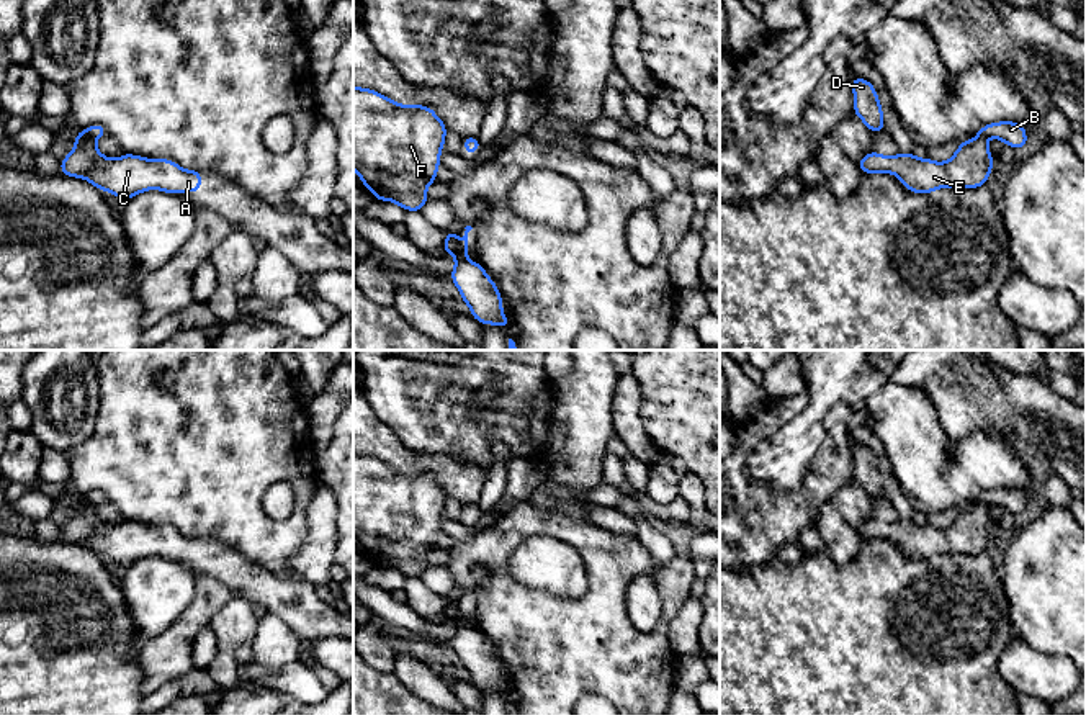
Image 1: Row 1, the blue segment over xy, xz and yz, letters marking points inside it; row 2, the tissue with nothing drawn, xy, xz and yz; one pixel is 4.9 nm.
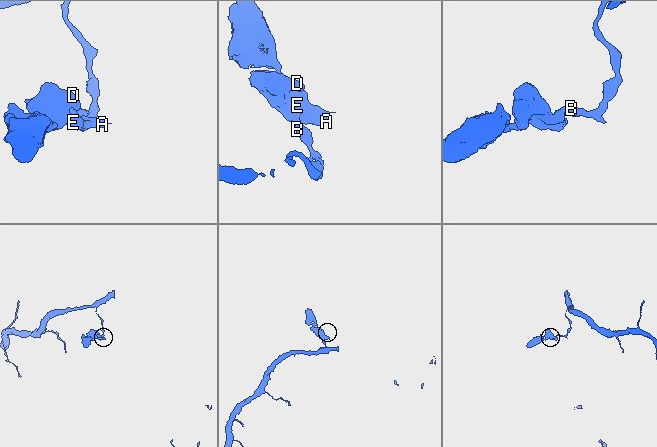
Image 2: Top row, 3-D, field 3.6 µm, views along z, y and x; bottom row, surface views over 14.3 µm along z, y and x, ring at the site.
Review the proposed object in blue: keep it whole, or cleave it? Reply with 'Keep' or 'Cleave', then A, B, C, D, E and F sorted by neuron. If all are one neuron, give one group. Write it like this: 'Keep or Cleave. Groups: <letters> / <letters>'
Cleave. Groups: A C D E F / B

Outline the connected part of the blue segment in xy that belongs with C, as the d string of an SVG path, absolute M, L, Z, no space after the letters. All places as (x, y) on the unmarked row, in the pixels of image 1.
M79 497L74 509L70 520L61 527L62 540L88 546L95 555L126 568L147 556L172 561L201 556L201 538L185 537L173 527L132 520L110 525L85 497Z

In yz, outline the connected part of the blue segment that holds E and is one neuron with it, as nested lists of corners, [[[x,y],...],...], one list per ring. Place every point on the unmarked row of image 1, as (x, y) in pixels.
[[[976,501],[972,507],[962,507],[947,528],[919,525],[913,519],[886,524],[868,519],[859,528],[864,540],[891,540],[911,560],[932,560],[939,555],[978,555],[986,551],[994,533],[988,504]]]

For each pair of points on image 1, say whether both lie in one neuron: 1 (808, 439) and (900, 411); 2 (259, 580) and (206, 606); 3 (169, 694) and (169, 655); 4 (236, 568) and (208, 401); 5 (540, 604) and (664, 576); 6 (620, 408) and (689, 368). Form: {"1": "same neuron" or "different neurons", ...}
{"1": "different neurons", "2": "different neurons", "3": "different neurons", "4": "different neurons", "5": "same neuron", "6": "different neurons"}

